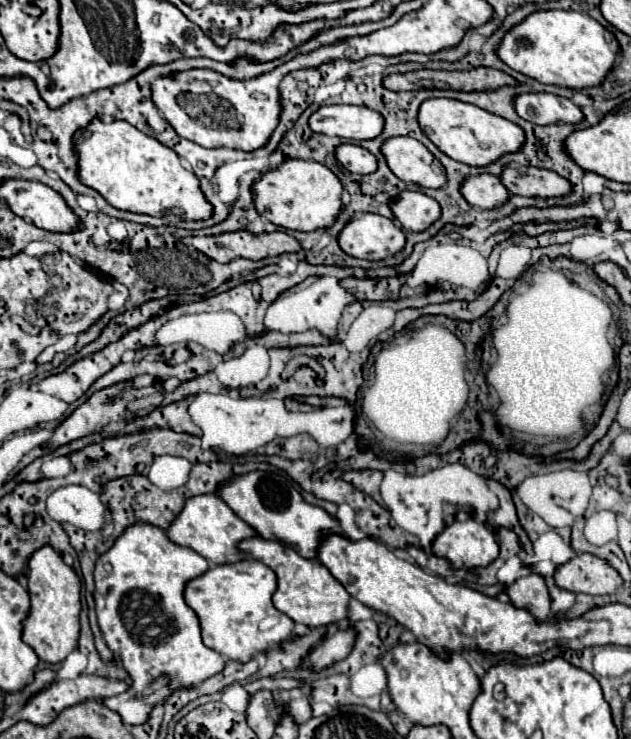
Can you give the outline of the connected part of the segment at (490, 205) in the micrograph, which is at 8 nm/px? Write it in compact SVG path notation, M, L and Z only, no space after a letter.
M481 173L481 175L467 179L467 183L463 183L461 191L463 191L463 197L467 199L467 203L471 207L479 207L479 209L495 209L499 205L505 205L511 197L511 193L501 183L501 179L495 175L489 175L489 173Z

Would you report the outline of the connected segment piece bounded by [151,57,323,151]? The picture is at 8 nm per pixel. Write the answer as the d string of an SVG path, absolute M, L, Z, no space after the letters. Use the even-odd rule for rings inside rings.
M297 57L289 63L259 75L251 81L233 81L211 69L191 69L175 77L159 79L151 85L153 103L161 115L175 127L175 131L201 147L229 147L241 151L257 151L267 145L271 133L279 125L281 115L281 79L297 69L315 69L323 63L297 63ZM219 95L219 97L207 97Z

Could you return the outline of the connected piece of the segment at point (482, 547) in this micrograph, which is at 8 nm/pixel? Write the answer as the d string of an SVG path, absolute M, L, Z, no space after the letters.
M475 519L455 521L433 541L433 553L445 557L453 569L487 567L499 555L495 533Z

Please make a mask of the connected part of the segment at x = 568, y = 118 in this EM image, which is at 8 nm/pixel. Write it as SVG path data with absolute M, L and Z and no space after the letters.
M523 93L515 97L517 115L535 125L551 123L583 123L583 111L567 97L557 97L551 93Z

